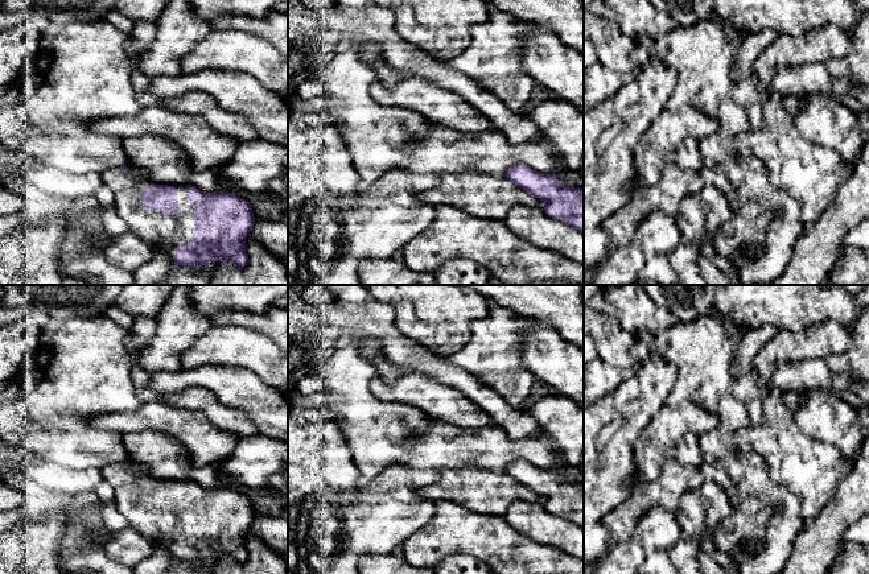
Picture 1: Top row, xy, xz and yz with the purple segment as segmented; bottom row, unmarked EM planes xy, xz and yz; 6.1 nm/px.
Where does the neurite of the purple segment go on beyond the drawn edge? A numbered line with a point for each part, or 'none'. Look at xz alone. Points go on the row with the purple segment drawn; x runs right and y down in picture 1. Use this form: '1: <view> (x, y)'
none

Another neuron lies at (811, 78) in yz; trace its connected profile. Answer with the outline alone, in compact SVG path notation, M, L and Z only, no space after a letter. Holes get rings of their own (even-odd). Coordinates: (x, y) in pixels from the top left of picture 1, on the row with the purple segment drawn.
M814 62L779 70L769 91L775 91L784 98L808 94L844 95L849 90L851 82L848 79L832 77L825 62Z

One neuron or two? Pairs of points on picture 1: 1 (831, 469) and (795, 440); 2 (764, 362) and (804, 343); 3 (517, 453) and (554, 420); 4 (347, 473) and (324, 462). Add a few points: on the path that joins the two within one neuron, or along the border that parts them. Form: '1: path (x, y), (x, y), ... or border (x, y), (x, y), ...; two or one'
1: path (822, 466), (804, 449); one
2: path (774, 354), (785, 346), (794, 346); one
3: path (528, 450), (532, 450), (551, 432); one
4: path (342, 473), (329, 462); one

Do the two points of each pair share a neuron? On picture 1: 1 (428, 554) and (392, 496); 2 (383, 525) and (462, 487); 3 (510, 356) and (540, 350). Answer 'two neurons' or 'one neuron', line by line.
1: two neurons
2: two neurons
3: two neurons

